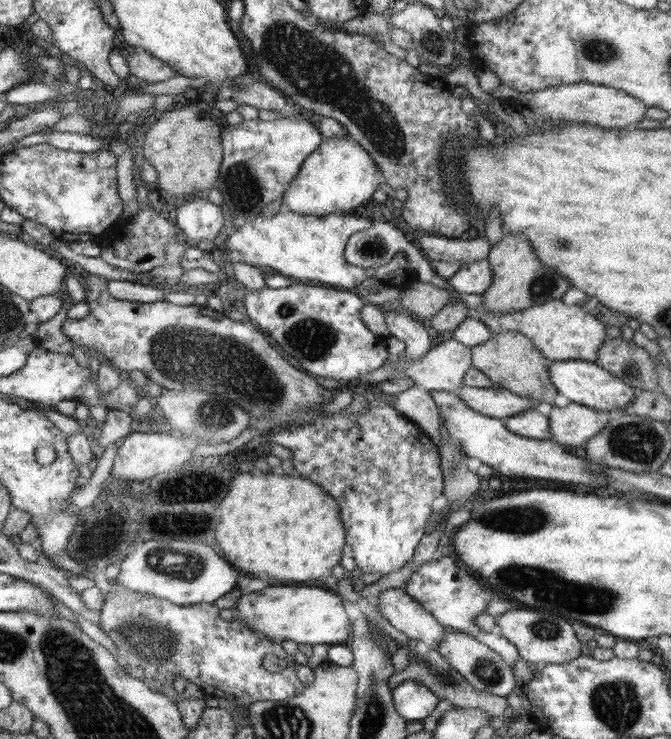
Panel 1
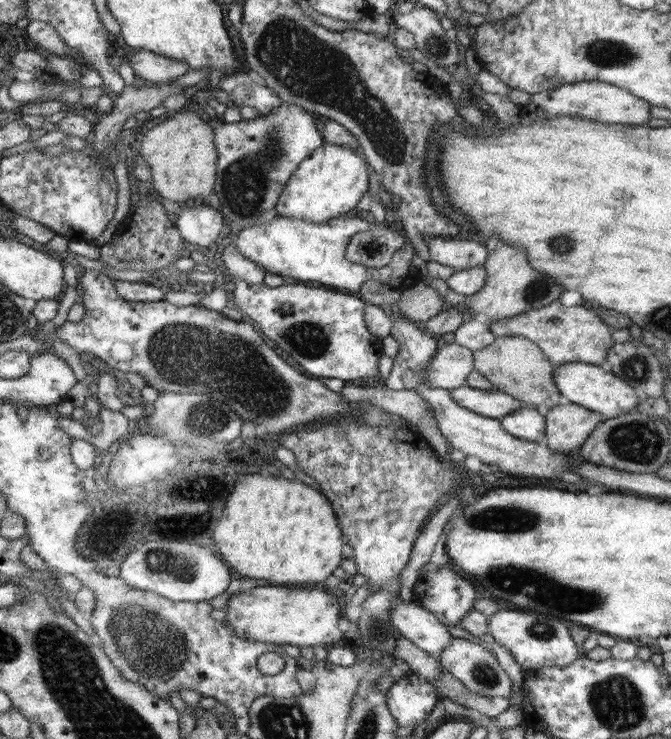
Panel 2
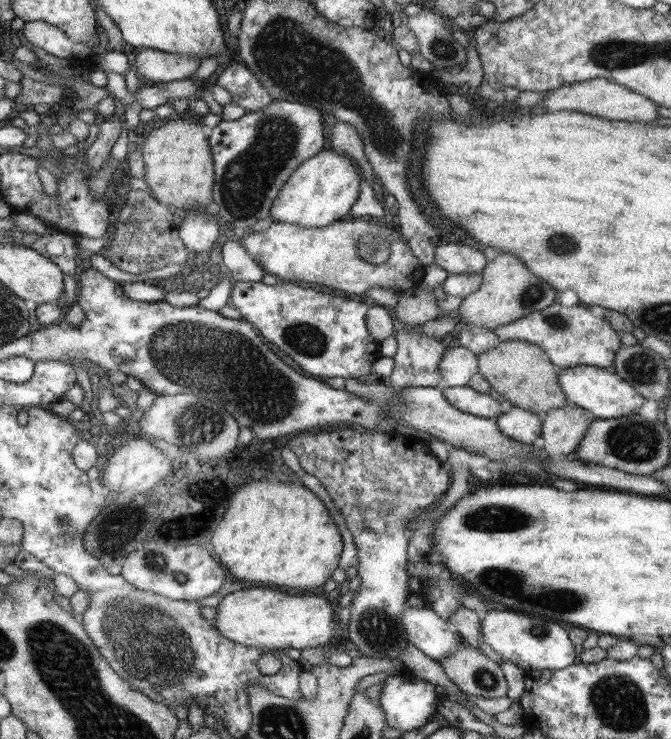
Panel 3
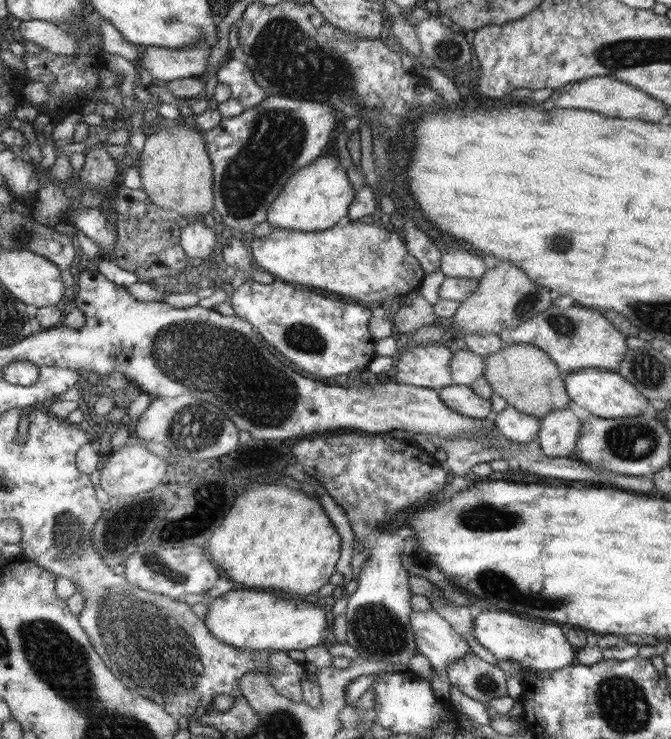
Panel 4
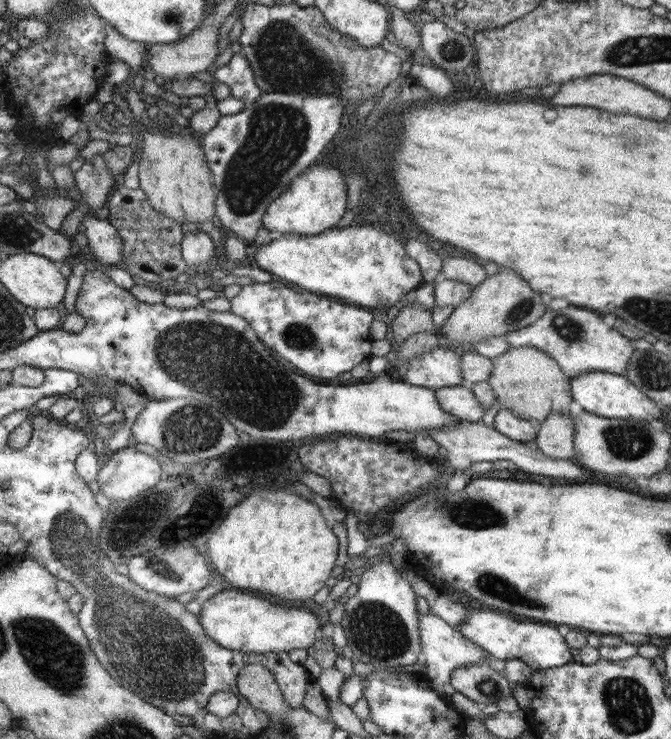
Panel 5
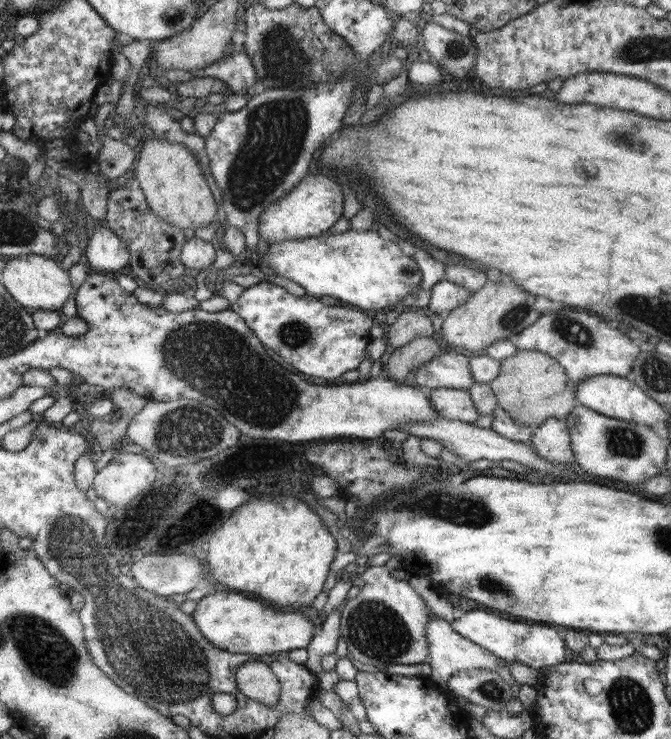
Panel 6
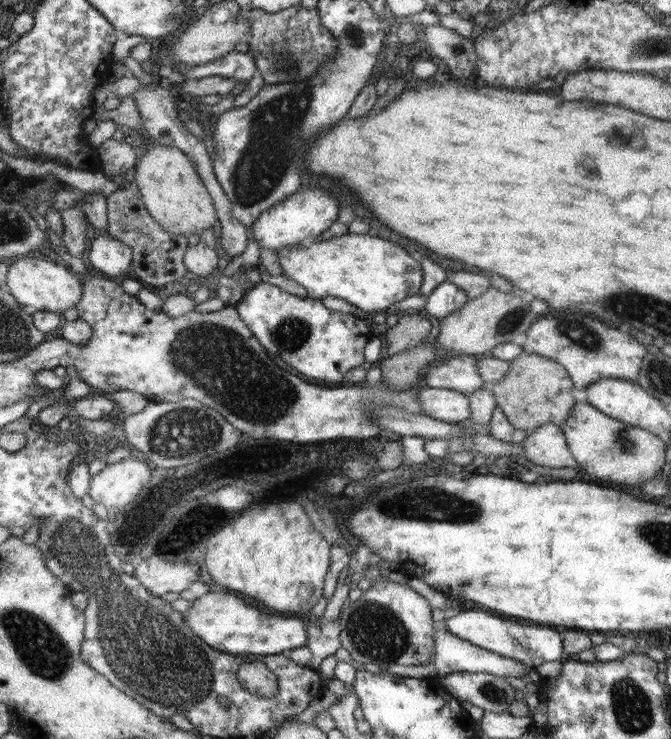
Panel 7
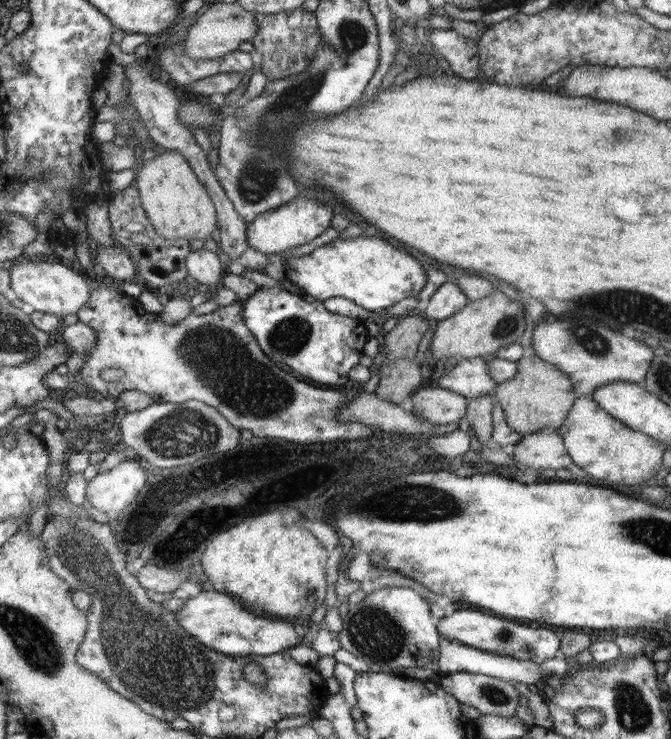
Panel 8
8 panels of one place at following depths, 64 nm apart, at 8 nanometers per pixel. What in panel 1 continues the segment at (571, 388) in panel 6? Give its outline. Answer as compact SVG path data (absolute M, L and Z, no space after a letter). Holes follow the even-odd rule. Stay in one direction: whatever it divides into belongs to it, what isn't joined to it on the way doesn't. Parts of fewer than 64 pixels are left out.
M507 330L494 334L490 340L470 350L472 367L490 378L494 387L500 386L522 398L531 398L535 404L547 402L554 406L558 390L552 385L551 374L548 372L552 361L524 334Z

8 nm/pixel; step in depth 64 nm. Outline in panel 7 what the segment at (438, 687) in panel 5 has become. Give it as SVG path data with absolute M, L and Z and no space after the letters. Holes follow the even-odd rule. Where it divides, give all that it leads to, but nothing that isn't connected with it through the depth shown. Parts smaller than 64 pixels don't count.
M444 621L437 623L433 662L437 670L436 678L442 678L449 674L459 672L486 673L503 679L506 678L506 676L523 678L523 674L527 674L527 670L529 670L530 667L519 660L500 656L495 652L484 650L479 646L474 646L474 644L470 644L466 642L466 640L454 636L454 634L445 629Z

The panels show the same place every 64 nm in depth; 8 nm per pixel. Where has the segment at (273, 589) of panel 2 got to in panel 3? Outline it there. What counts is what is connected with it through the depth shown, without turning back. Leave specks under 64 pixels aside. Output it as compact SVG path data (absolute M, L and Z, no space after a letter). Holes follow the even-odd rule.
M270 587L248 588L223 594L212 623L228 640L248 648L318 648L328 647L334 630L332 604L320 594L288 593Z

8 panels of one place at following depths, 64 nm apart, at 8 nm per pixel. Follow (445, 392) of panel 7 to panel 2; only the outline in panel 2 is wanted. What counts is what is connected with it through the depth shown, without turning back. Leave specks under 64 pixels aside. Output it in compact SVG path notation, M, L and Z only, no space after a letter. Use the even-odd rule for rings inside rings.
M464 385L449 391L451 392L451 397L462 408L496 420L504 418L507 414L523 406L519 400L501 390L493 393L491 390L480 390Z

